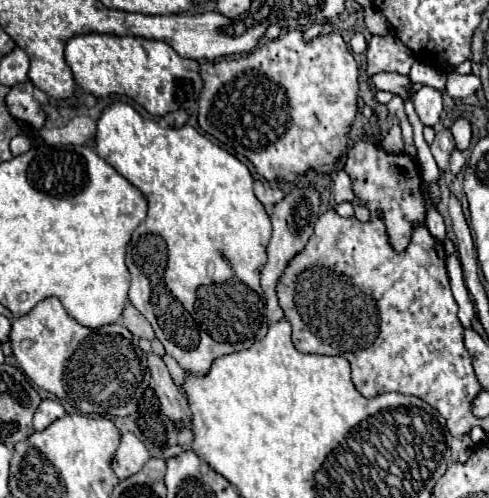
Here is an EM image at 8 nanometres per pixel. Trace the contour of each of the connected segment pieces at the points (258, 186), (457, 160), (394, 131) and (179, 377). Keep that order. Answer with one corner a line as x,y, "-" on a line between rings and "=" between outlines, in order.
261,180
255,182
255,196
261,200
263,206
267,206
269,210
283,200
283,192
279,188
271,188
269,184
263,184
=
455,150
455,152
451,154
451,158
449,158
449,170
447,170
447,172
449,172
451,176
455,176
463,166
465,166
465,158
463,158
463,154
461,154
459,150
=
391,126
391,130
385,134
385,138
379,144
385,152
389,154
401,154
403,152
403,138
401,138
401,128
=
165,354
163,360
165,360
165,364
167,364
167,370
169,370
173,382
175,382
179,388
183,388
183,382
185,382
185,378
187,378
187,376
185,376
185,370
183,370
169,354

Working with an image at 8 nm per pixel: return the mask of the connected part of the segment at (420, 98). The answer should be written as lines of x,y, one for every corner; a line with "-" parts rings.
423,86
414,97
414,108
420,121
425,126
433,126
439,122
441,114
441,92
429,86

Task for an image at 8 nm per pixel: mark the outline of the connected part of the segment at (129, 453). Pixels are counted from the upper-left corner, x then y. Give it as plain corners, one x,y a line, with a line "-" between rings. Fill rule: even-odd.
127,432
121,436
121,444
113,460
113,470
119,476
119,480
123,480
137,474
149,458
149,450
143,446
143,442
135,434

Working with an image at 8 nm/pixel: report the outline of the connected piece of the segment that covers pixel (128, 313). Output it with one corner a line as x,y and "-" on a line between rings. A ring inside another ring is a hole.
127,304
125,312
123,312
123,324
137,338
147,338
147,340
155,338
155,332
153,332
151,324
141,316
141,312
137,312
137,308
133,308
133,304

